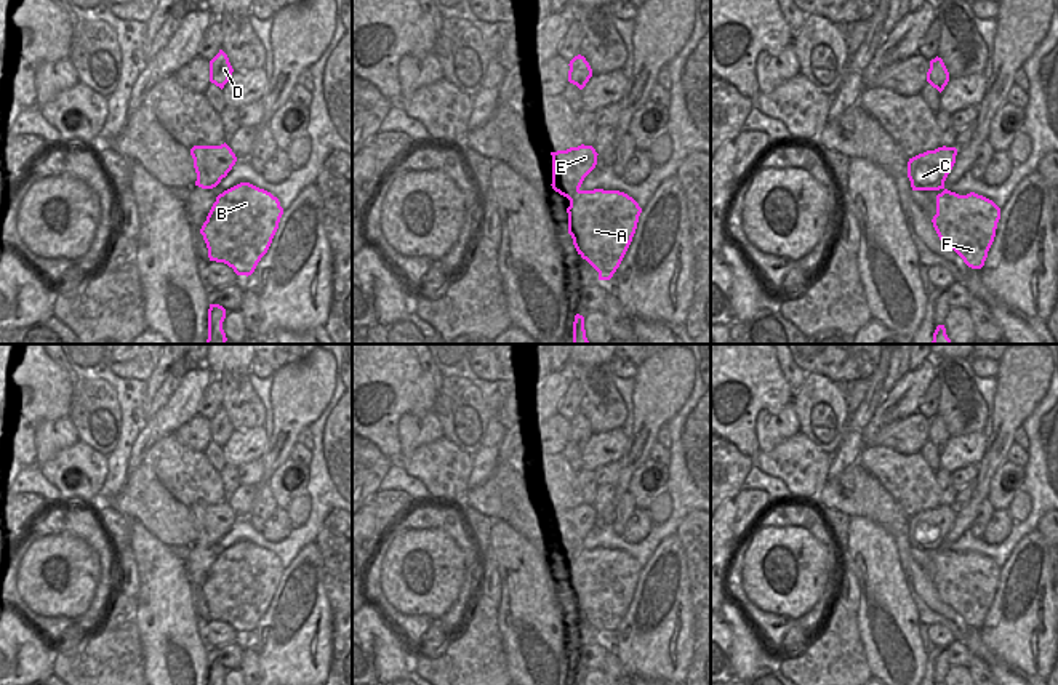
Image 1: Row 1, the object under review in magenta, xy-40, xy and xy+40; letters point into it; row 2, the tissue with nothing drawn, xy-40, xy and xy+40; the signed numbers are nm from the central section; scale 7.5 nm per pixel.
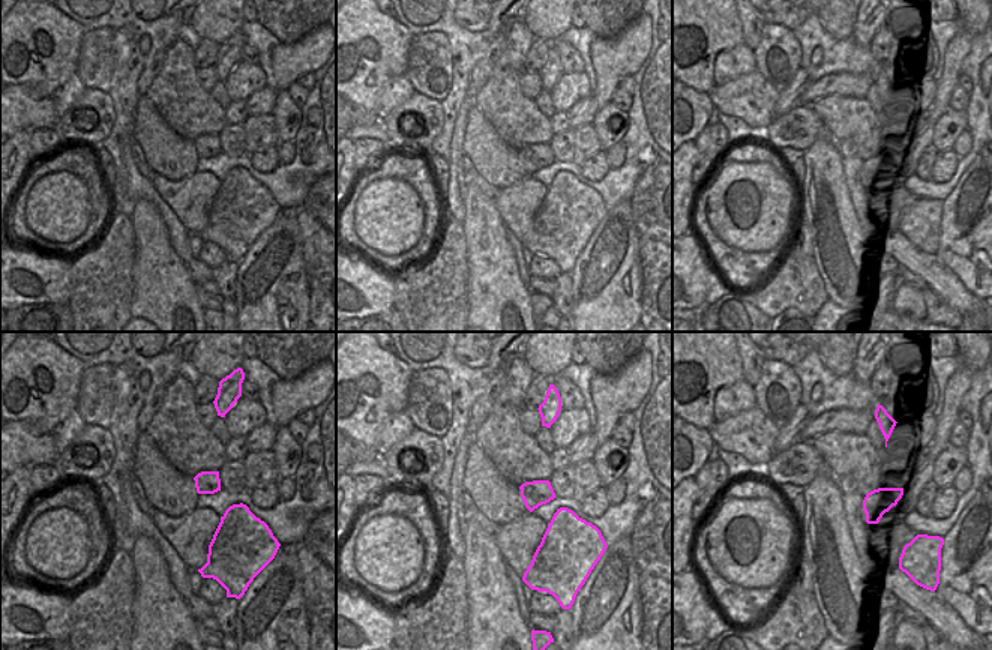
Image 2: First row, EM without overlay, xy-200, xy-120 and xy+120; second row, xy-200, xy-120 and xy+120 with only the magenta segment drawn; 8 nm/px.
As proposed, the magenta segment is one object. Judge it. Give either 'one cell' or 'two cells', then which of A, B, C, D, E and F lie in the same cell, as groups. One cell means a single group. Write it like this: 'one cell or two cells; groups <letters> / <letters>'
two cells; groups A B F / C D E

